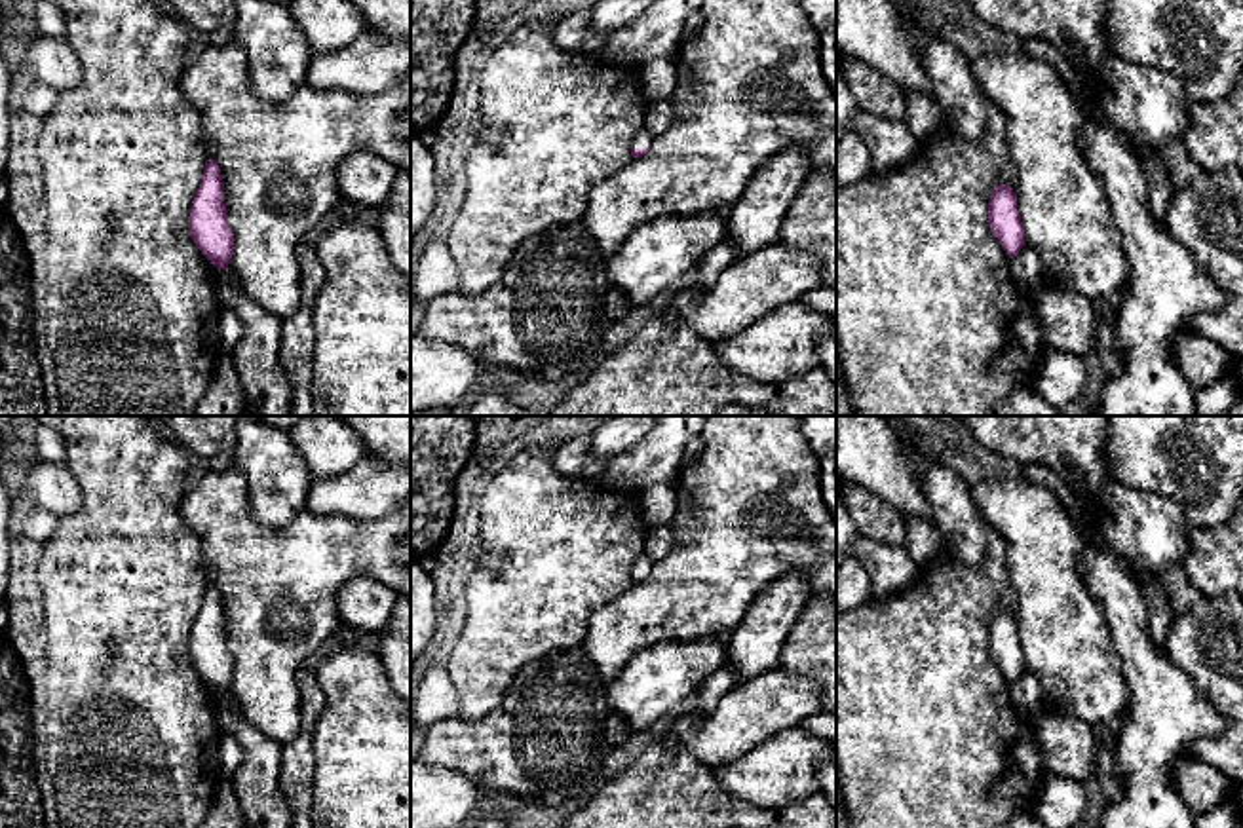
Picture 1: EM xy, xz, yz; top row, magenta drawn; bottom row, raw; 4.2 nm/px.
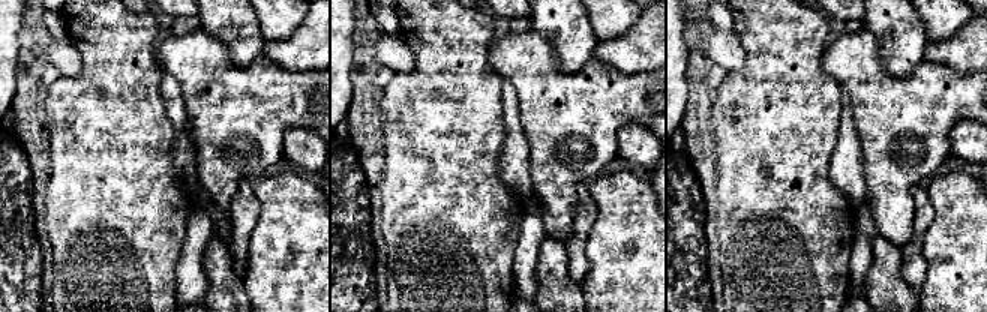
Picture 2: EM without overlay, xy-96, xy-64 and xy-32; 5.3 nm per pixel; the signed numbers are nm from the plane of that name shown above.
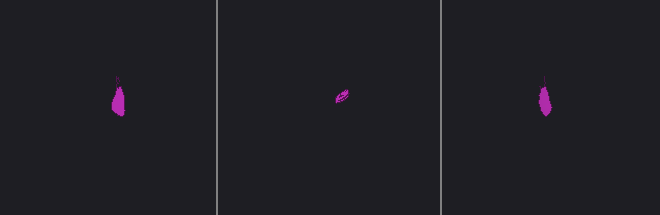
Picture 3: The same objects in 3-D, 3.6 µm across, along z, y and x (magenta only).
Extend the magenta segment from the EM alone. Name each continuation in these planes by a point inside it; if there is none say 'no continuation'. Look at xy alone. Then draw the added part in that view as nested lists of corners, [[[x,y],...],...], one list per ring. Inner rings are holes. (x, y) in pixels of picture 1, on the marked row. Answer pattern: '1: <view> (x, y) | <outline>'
no continuation

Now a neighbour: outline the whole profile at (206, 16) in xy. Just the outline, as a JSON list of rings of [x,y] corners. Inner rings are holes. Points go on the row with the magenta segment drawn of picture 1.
[[[162,0],[162,4],[188,28],[205,34],[232,30],[238,17],[238,0]]]

